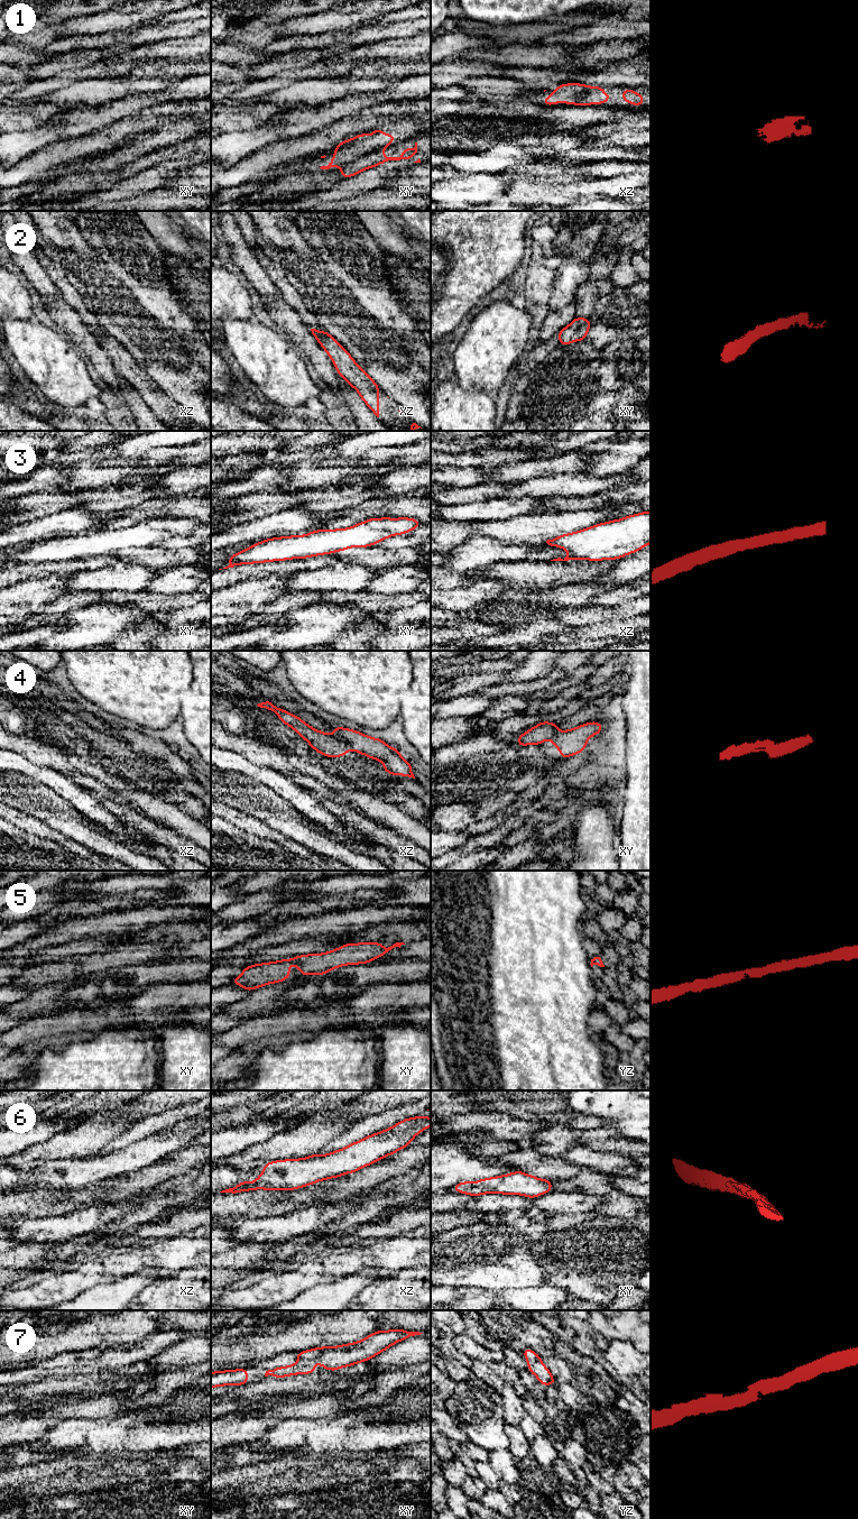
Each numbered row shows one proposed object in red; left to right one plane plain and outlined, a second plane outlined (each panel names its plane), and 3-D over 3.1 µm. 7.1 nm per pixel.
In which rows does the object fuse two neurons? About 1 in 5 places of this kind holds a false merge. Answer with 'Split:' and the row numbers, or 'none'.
Split: 1, 4

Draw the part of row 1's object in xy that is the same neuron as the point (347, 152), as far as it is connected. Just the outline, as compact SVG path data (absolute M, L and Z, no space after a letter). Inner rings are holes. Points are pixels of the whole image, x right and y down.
M375 129L371 135L360 134L352 139L344 140L335 146L333 159L321 169L333 166L342 167L358 158L380 148L386 148L397 138L396 135L386 135L381 129Z

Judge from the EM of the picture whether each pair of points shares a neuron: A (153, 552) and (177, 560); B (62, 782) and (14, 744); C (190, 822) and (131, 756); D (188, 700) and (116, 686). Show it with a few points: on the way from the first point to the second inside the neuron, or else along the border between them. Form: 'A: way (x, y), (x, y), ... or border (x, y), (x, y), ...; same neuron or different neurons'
A: way (158, 551), (166, 551), (172, 554); same neuron
B: border (17, 753), (33, 763), (51, 766), (65, 775); different neurons
C: border (157, 791), (165, 800), (182, 807), (195, 818); different neurons
D: border (191, 674), (191, 684), (181, 698), (180, 718); different neurons

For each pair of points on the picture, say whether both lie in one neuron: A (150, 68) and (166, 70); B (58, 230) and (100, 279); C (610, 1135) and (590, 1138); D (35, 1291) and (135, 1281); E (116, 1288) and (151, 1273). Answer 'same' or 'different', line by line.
A: same
B: different
C: same
D: different
E: same

